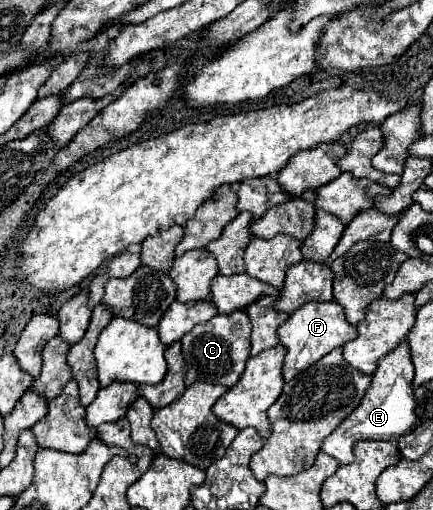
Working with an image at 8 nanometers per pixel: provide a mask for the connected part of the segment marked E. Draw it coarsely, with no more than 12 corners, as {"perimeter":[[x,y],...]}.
{"perimeter":[[406,340],[378,362],[360,406],[322,444],[350,464],[358,440],[416,426]]}

